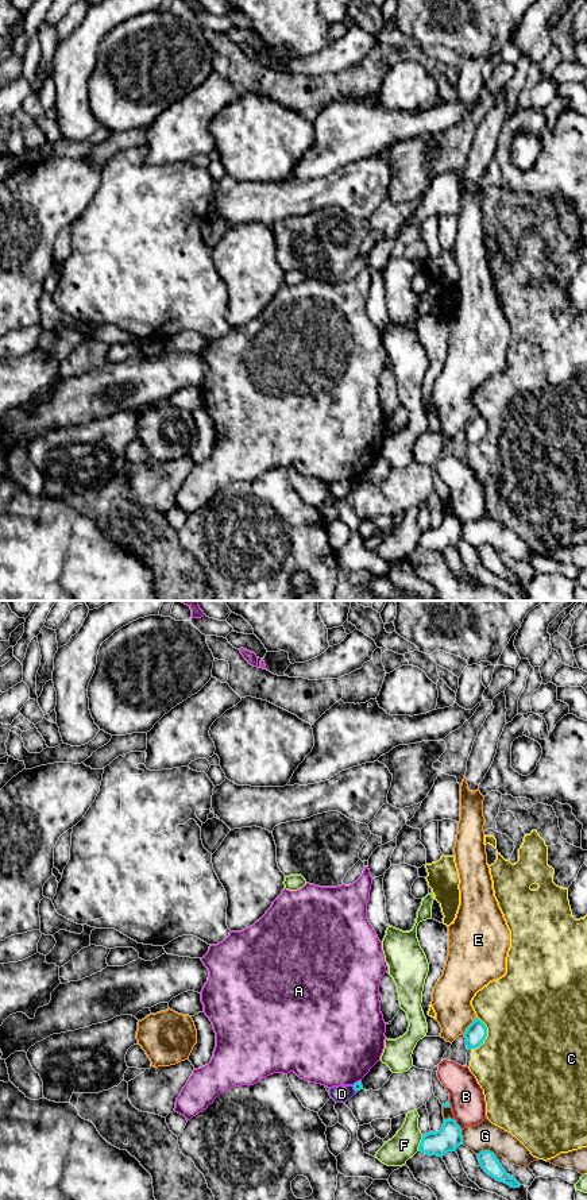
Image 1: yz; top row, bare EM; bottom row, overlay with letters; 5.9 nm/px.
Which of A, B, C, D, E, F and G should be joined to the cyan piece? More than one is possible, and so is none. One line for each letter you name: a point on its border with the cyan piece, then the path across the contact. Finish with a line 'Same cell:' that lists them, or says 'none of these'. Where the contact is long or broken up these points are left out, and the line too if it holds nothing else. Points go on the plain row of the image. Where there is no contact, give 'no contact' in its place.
Same cell: none of these

